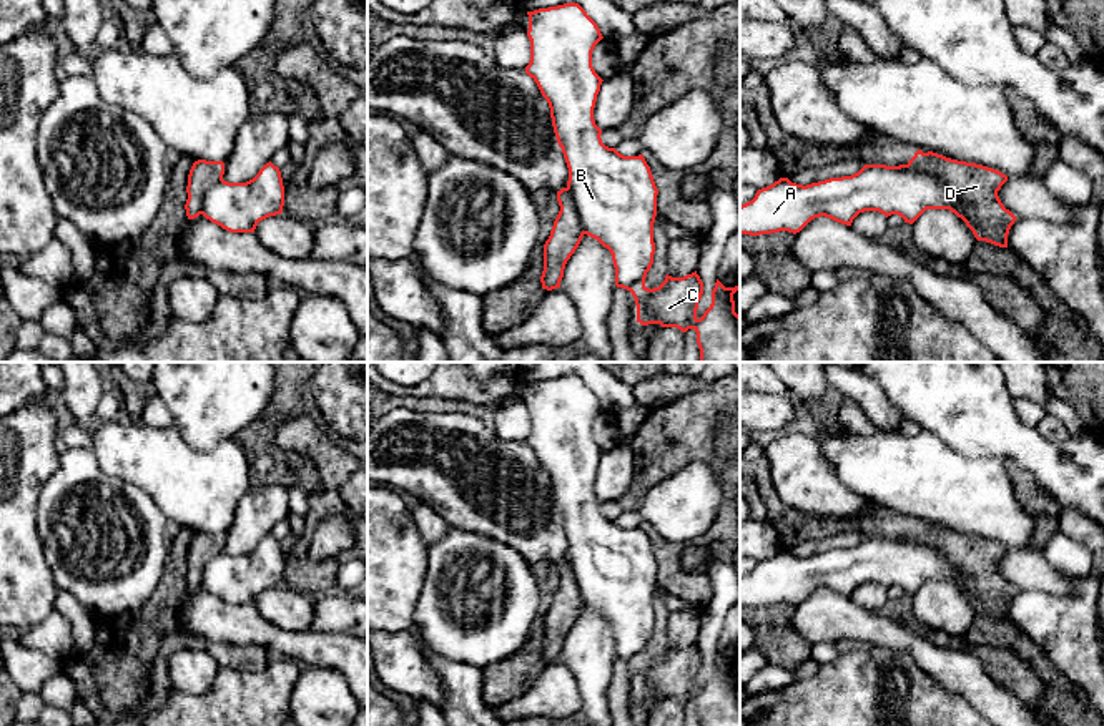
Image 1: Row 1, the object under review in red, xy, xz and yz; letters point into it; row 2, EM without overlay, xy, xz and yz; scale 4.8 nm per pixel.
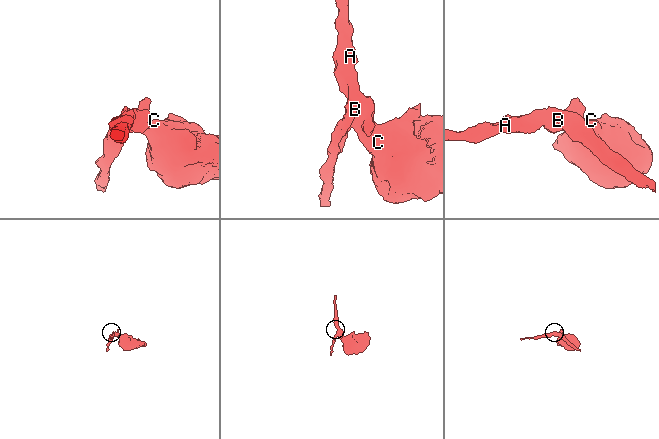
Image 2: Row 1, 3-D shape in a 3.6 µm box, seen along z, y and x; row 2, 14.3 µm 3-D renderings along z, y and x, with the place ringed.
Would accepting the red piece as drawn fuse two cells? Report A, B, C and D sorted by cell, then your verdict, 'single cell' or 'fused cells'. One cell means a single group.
A B C / D | fused cells

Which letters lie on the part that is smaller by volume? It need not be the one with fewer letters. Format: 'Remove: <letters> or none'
Remove: D

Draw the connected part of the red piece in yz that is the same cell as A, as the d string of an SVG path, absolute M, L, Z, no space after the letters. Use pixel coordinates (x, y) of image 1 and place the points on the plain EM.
M865 537L851 548L806 558L780 550L758 562L752 573L740 578L740 608L796 606L820 588L851 598L865 583L886 590L898 586L913 596L926 581L949 581L963 593L971 588L971 581L961 580L956 567L929 545L906 537Z

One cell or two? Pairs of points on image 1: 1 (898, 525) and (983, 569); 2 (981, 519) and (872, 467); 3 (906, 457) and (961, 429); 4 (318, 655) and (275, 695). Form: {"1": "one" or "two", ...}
{"1": "one", "2": "one", "3": "two", "4": "two"}

